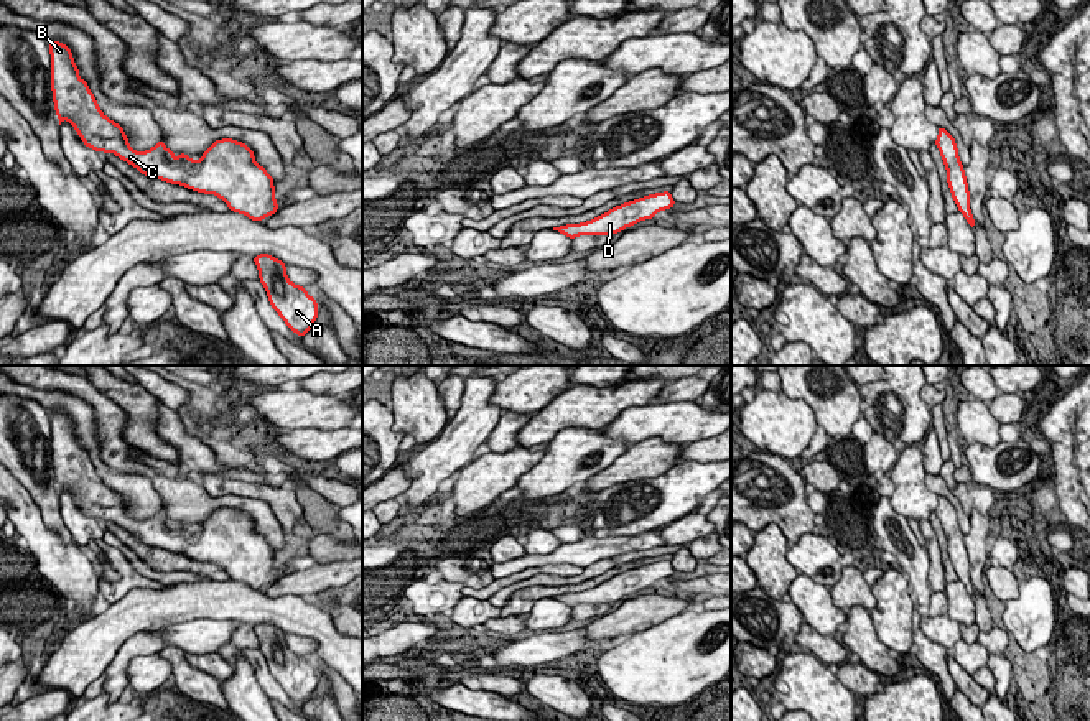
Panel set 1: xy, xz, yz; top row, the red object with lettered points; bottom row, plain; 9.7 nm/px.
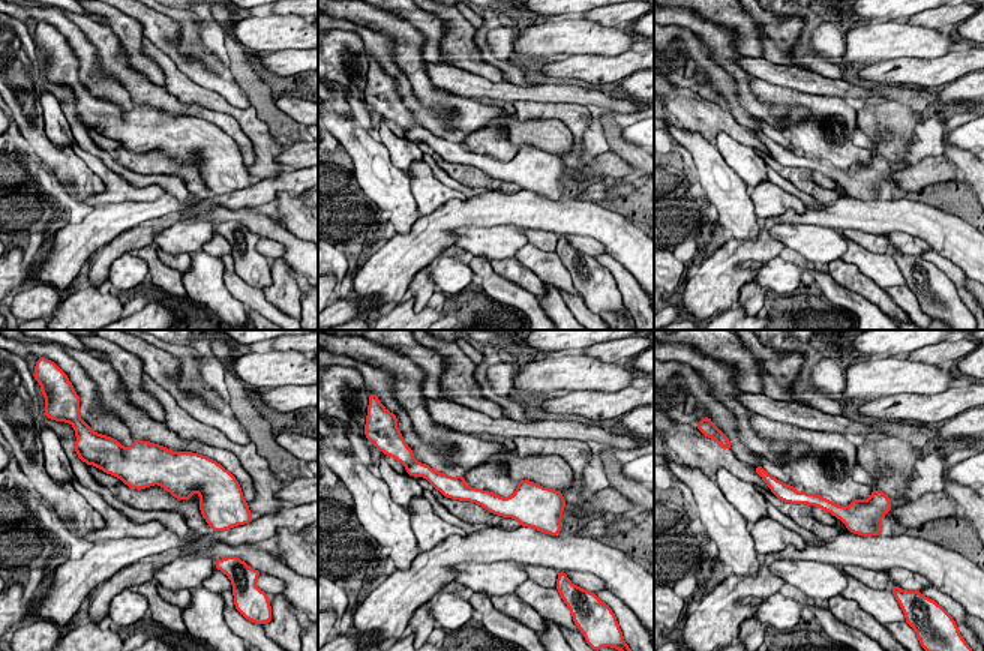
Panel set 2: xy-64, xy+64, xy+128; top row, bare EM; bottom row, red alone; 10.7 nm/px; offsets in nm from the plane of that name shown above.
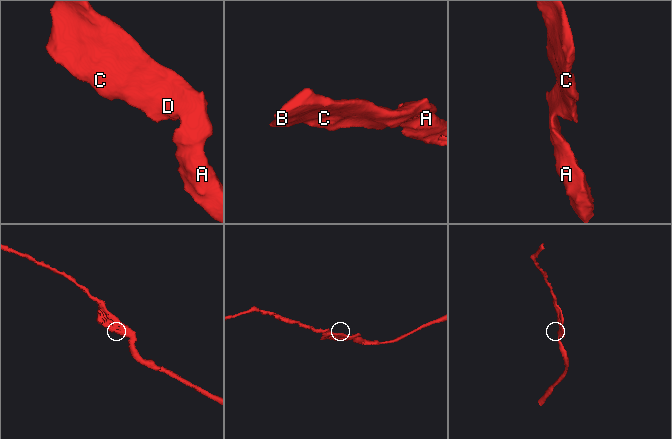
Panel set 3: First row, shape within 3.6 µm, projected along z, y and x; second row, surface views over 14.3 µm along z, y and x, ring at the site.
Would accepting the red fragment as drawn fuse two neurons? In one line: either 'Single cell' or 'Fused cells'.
Single cell

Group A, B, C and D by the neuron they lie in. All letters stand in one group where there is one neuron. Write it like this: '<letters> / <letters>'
A B C D

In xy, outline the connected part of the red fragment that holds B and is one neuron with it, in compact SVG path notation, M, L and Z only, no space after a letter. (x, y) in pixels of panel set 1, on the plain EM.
M59 410L48 415L59 494L69 489L86 515L104 522L112 520L148 547L216 563L231 579L252 589L262 589L278 579L273 547L255 532L247 512L231 507L216 509L199 530L184 522L178 522L179 527L175 528L176 522L168 519L163 509L147 520L135 520L128 515L123 497L102 482L87 451L79 446L69 415Z

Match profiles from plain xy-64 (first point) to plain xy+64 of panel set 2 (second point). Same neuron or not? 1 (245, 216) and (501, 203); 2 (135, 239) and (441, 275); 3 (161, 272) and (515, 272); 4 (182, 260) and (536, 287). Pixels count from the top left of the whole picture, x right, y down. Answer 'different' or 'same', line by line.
1: same
2: different
3: different
4: same

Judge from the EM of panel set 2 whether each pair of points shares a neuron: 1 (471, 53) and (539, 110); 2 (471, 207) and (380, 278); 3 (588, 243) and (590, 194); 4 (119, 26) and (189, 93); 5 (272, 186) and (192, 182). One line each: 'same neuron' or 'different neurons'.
1: same neuron
2: same neuron
3: different neurons
4: different neurons
5: different neurons

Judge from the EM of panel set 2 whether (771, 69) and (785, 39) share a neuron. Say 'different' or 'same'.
same

